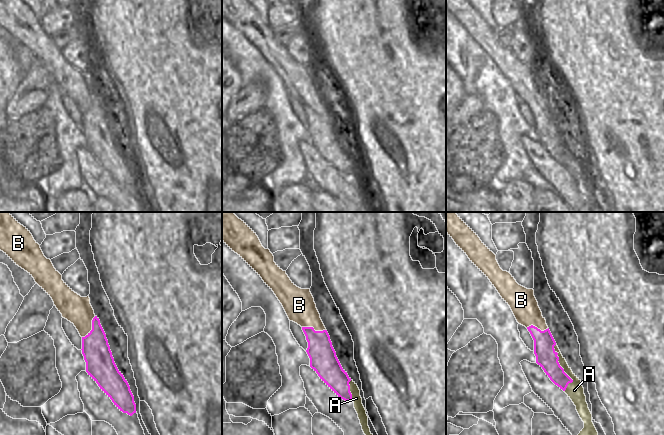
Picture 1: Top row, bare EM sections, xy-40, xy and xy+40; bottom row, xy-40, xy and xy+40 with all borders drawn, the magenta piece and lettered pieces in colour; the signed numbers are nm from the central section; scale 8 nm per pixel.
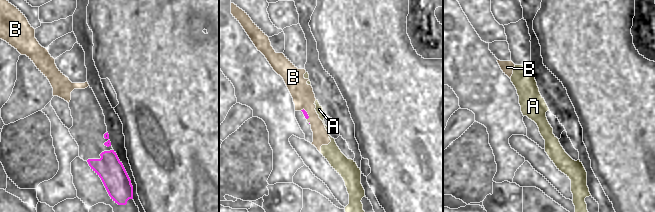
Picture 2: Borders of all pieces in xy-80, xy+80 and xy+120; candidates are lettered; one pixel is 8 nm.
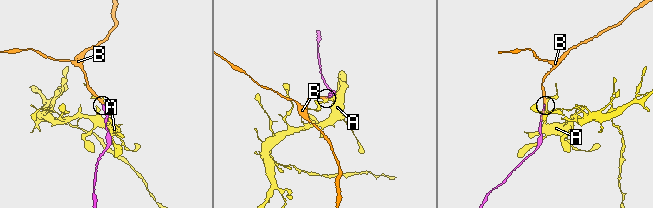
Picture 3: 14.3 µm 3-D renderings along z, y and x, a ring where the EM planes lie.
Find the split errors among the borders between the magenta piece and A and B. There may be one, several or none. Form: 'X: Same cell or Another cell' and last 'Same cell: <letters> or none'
A: Another cell
B: Same cell
Same cell: B

